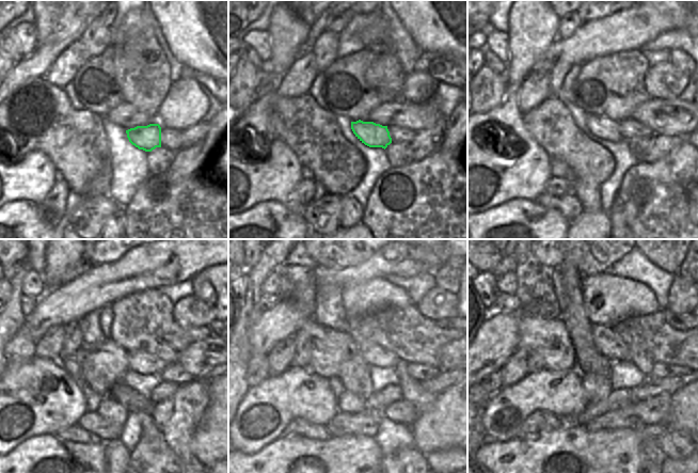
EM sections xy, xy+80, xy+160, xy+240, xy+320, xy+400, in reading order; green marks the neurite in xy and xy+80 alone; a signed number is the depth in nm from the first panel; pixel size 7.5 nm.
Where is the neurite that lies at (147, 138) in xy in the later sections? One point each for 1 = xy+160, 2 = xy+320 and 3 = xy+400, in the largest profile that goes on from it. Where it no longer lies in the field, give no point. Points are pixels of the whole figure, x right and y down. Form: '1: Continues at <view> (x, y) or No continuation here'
1: Continues at xy+160 (602, 127)
2: Continues at xy+320 (321, 337)
3: Continues at xy+400 (548, 337).

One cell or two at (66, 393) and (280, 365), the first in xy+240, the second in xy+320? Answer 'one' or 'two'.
two

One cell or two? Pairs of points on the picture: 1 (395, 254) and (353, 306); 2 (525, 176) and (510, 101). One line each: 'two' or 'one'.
1: two
2: one

